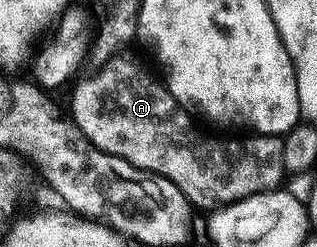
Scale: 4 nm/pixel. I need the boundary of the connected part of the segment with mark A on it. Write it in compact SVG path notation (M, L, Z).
M116 55L102 66L95 77L77 86L73 93L72 122L80 136L95 148L125 159L137 168L166 177L179 187L193 207L212 211L222 205L247 199L256 193L269 193L287 177L283 159L283 140L277 135L245 135L242 141L224 141L204 133L191 116L190 110L169 93L160 80L157 81L137 61L127 55Z

